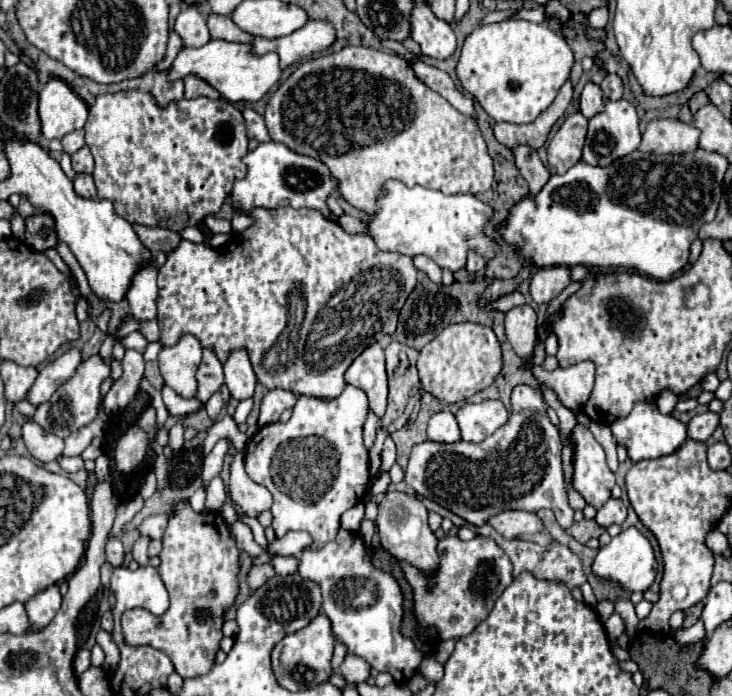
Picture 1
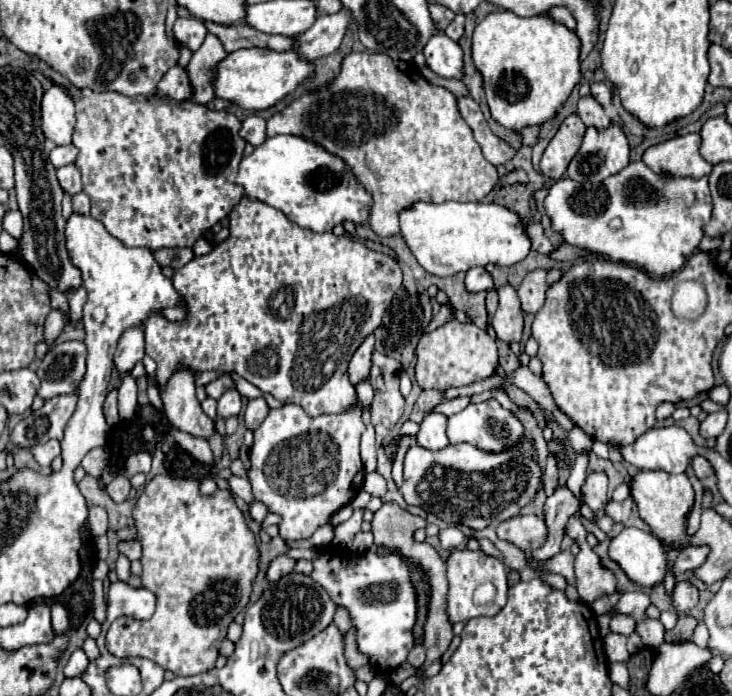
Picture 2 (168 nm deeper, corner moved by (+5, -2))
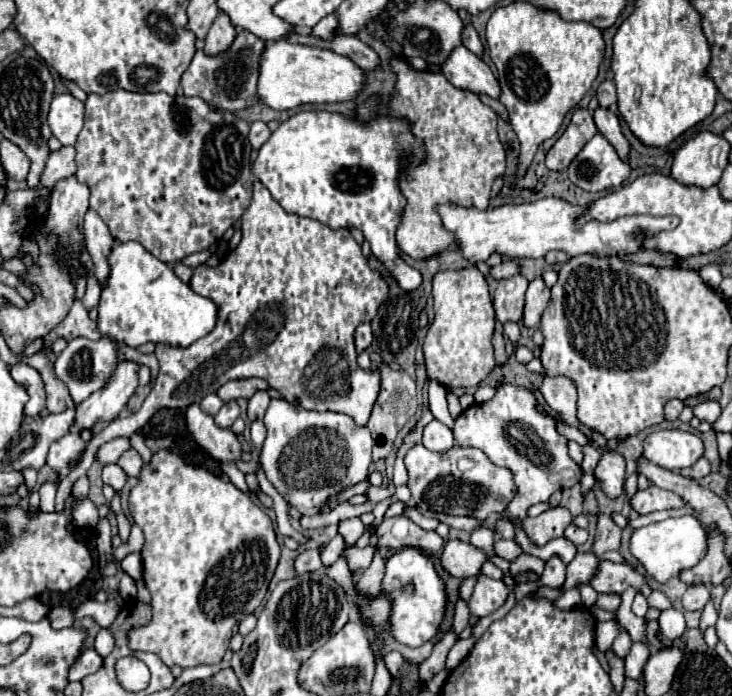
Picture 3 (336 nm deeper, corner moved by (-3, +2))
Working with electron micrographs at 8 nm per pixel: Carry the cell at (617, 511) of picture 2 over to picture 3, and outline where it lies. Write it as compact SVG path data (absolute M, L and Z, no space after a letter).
M651 485L643 491L637 491L631 499L631 509L639 515L647 515L651 511L669 509L669 507L681 507L683 499L677 493L671 493L667 489L659 489L657 485Z

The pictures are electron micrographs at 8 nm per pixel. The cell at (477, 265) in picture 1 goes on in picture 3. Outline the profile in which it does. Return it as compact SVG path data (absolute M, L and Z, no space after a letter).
M503 261L499 267L491 267L489 275L493 279L507 279L507 277L513 277L515 273L519 273L519 265L515 261Z

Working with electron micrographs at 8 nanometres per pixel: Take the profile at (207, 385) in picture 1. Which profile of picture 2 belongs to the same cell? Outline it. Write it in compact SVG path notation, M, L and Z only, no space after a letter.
M221 375L221 377L217 377L215 381L211 381L211 383L205 387L205 391L207 391L209 397L219 399L229 387L235 389L235 381L233 381L233 377L231 377L231 375Z

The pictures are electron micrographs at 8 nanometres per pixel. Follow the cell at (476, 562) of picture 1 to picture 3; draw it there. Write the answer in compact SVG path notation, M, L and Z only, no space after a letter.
M479 575L475 589L473 589L473 595L469 599L471 615L485 617L485 615L497 611L505 603L507 593L509 593L509 589L503 581L491 579L487 575Z

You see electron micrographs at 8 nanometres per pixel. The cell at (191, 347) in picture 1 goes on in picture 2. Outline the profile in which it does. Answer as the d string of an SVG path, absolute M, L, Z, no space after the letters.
M179 369L179 373L173 373L167 389L161 393L163 411L175 429L193 437L209 439L215 433L215 421L203 413L195 397L193 381L195 379L191 373L187 373L187 369Z

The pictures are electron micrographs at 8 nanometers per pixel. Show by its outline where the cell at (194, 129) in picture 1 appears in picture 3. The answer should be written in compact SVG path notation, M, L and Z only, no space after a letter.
M115 89L115 91L103 93L103 95L89 93L87 101L85 101L85 123L83 123L83 129L81 129L77 143L75 143L75 151L77 151L77 157L75 157L77 173L75 173L75 177L81 183L89 185L89 189L91 189L91 203L89 205L107 223L115 241L129 241L129 239L139 241L157 259L161 259L165 263L177 263L191 253L209 249L243 215L247 205L251 205L251 197L253 197L253 193L251 193L251 185L253 185L251 149L253 147L251 147L247 135L249 135L249 123L247 121L239 119L231 111L221 111L221 109L207 105L199 97L185 97L185 95L173 95L171 97L167 93L133 93L133 91L125 91L125 89Z

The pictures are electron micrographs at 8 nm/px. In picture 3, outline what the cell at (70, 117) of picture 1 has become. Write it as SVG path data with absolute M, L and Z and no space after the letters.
M69 93L55 95L49 111L49 127L61 145L75 145L75 139L83 127L85 105Z

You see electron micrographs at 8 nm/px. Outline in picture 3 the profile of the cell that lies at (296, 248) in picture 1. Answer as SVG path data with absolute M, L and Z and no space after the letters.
M255 179L253 183L253 199L249 209L241 217L243 239L217 267L197 265L191 275L191 289L203 297L215 301L219 309L219 317L215 329L189 345L187 349L179 349L173 345L157 345L155 355L159 359L159 377L141 405L141 409L125 419L117 417L111 421L101 433L97 433L89 445L85 455L87 467L93 461L93 455L101 443L131 437L139 431L155 411L167 409L183 409L191 403L201 401L207 391L215 393L223 383L231 379L245 377L261 377L269 383L269 387L277 389L283 399L299 403L309 411L337 411L349 417L355 417L357 425L365 425L373 403L379 393L379 373L363 371L357 365L355 353L355 329L361 323L367 323L379 311L379 305L387 301L389 285L385 277L369 267L367 257L361 251L361 245L351 237L349 229L331 229L321 225L315 219L299 217L287 213L269 193L269 189Z

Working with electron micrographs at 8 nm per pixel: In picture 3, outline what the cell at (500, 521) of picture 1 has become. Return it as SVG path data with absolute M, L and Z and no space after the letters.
M555 507L537 517L525 517L523 531L527 533L527 537L533 545L543 547L551 539L561 537L571 521L573 521L573 517L565 507Z

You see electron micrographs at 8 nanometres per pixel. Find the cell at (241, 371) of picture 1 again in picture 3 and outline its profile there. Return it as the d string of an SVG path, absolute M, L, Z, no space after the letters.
M229 401L229 403L225 403L225 405L219 409L219 413L215 415L215 423L217 423L219 427L231 427L237 417L239 417L239 405L237 405L237 401Z

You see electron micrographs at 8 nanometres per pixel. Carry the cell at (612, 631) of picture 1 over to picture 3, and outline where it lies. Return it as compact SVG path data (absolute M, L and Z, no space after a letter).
M691 585L683 595L683 605L687 611L701 611L709 601L709 591L705 585Z

